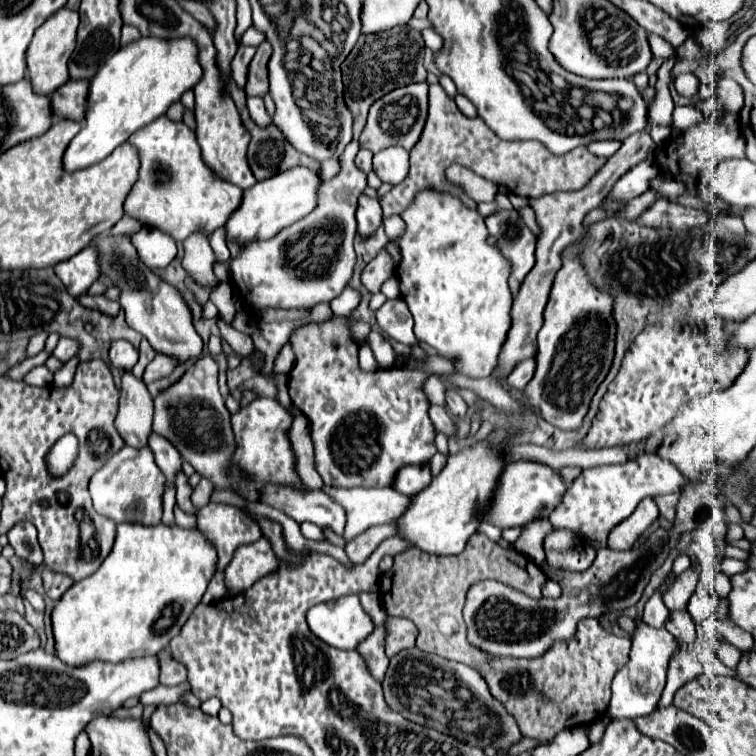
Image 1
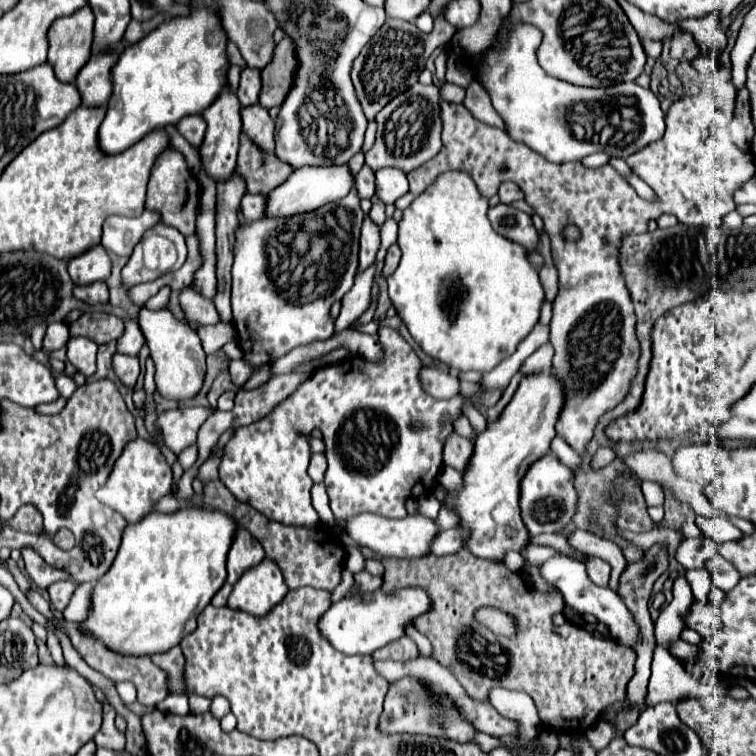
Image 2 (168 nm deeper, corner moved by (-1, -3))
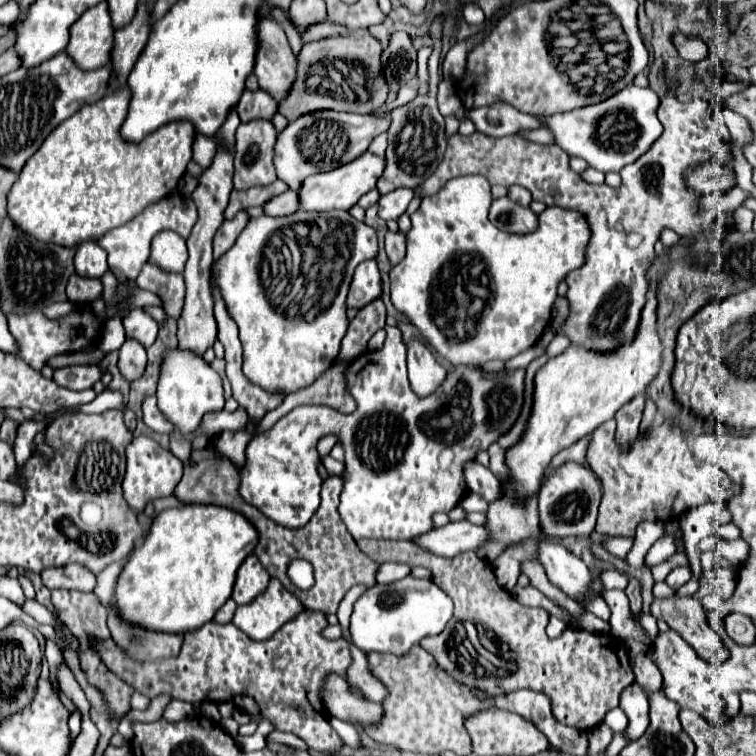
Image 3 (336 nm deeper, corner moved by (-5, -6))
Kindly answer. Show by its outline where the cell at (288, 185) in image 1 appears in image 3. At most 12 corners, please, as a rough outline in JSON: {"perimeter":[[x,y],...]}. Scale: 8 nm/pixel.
{"perimeter":[[373,153],[299,189],[305,211],[351,209],[375,189],[385,159]]}

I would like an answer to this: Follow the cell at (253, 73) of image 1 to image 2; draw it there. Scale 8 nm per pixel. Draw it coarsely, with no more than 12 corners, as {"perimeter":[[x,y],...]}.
{"perimeter":[[287,36],[261,72],[259,104],[281,106],[297,72],[297,52]]}

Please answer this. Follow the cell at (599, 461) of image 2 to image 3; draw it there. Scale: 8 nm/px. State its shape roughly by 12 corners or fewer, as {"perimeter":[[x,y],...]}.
{"perimeter":[[639,393],[615,413],[617,439],[637,439],[645,397]]}

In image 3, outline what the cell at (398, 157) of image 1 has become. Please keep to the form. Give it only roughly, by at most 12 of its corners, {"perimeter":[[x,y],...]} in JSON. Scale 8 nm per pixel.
{"perimeter":[[399,187],[379,199],[379,217],[399,219],[413,191]]}

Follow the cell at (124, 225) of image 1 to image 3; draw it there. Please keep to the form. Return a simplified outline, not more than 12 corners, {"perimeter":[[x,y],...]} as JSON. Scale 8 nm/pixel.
{"perimeter":[[175,193],[99,239],[111,269],[129,279],[155,233],[187,239],[197,207]]}

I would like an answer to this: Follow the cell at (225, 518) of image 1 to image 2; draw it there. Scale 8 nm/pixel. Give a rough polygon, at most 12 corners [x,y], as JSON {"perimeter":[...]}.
{"perimeter":[[239,528],[227,556],[227,582],[261,564],[261,544]]}

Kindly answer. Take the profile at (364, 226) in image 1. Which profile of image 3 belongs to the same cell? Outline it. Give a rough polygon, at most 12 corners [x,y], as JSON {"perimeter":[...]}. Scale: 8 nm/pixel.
{"perimeter":[[377,261],[355,269],[347,307],[361,309],[381,295]]}

